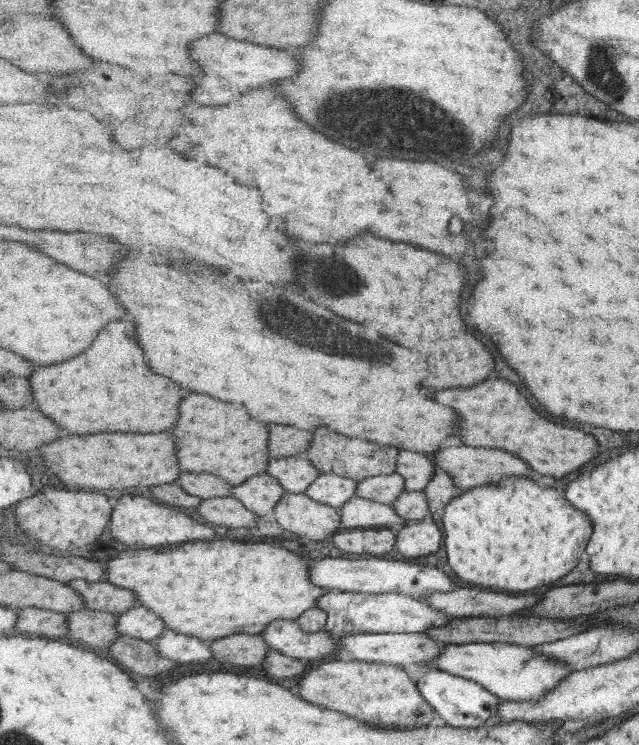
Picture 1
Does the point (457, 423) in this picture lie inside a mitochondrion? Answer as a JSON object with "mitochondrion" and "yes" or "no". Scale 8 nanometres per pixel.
{"mitochondrion":"no"}

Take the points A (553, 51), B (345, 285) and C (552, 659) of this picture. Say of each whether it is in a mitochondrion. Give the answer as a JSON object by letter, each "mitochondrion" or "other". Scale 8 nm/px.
{"A":"other","B":"mitochondrion","C":"other"}

